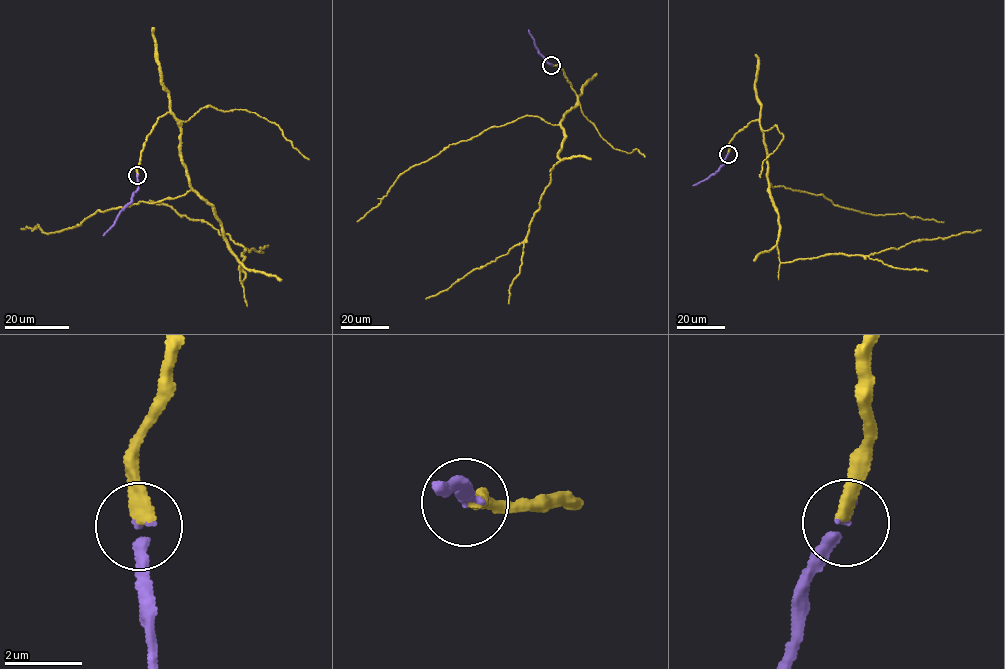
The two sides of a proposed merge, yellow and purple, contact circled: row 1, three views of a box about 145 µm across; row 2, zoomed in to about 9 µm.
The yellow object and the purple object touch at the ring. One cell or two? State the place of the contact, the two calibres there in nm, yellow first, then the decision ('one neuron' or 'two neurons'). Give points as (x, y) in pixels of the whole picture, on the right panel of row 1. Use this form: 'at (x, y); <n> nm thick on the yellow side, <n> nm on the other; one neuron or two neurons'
at (728, 154); 400 nm thick on the yellow side, 240 nm on the other; one neuron

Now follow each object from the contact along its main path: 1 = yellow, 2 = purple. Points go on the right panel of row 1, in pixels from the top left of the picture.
1: (728, 154), (735, 134), (758, 120), (782, 262), (835, 254), (868, 255), (981, 229)
2: (728, 154), (714, 174), (692, 185)

